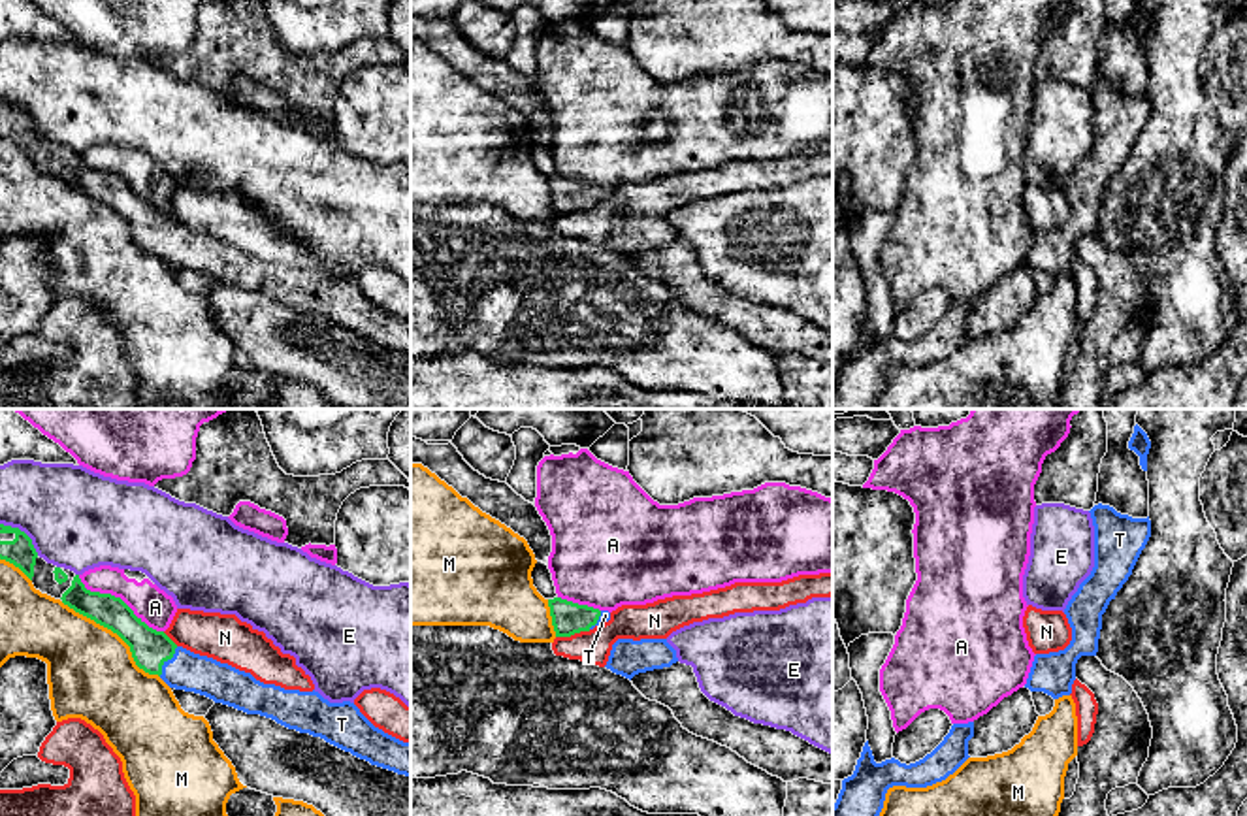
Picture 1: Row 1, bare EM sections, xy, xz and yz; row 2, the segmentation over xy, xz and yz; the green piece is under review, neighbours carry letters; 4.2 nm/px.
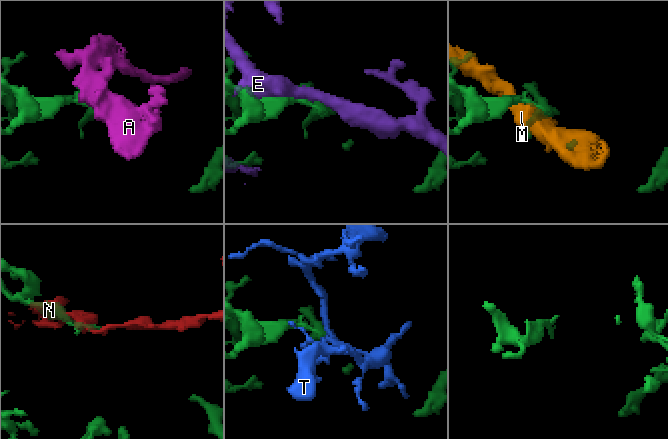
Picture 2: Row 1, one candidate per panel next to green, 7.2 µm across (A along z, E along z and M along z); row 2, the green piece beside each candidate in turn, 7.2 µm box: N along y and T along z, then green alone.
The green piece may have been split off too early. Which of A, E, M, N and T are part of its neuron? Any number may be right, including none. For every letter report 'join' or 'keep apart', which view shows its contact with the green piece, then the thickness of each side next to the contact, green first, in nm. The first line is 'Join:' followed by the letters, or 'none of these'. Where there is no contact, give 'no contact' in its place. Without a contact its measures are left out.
Join: T
A: keep apart; contact in xy; calibres 160 and 160 nm
E: keep apart; contact in xy; calibres 120 and 420 nm
M: keep apart; contact in xy; calibres 160 and 380 nm
N: keep apart; contact in xz; calibres 140 and 150 nm
T: join; contact in xy; calibres 160 and 170 nm

